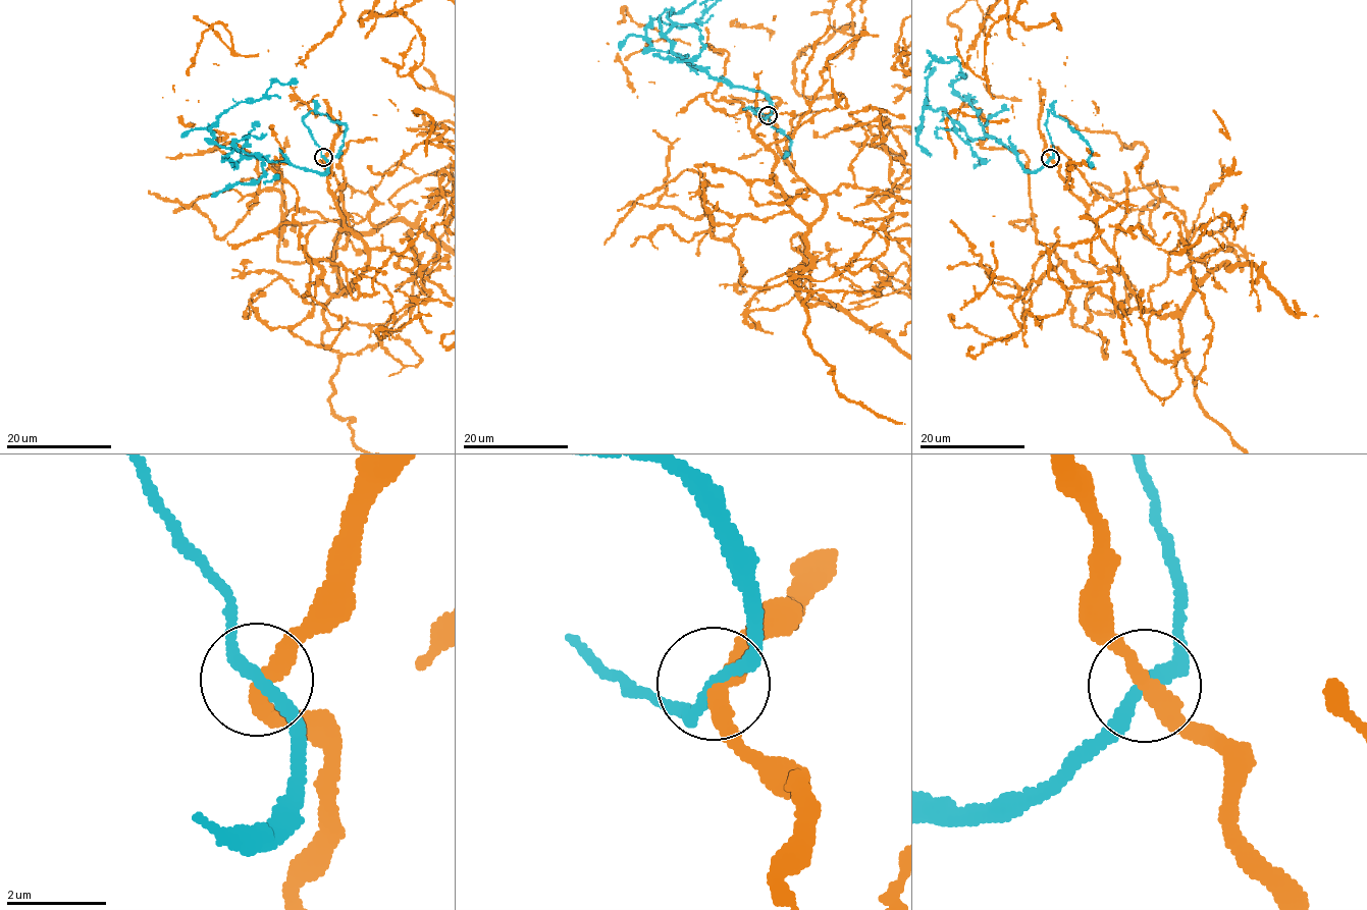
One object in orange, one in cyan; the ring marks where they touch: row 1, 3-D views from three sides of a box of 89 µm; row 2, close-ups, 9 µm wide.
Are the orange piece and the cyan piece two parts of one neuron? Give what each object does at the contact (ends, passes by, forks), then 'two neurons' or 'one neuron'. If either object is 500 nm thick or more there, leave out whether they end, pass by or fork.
orange passes by | cyan passes by | two neurons

